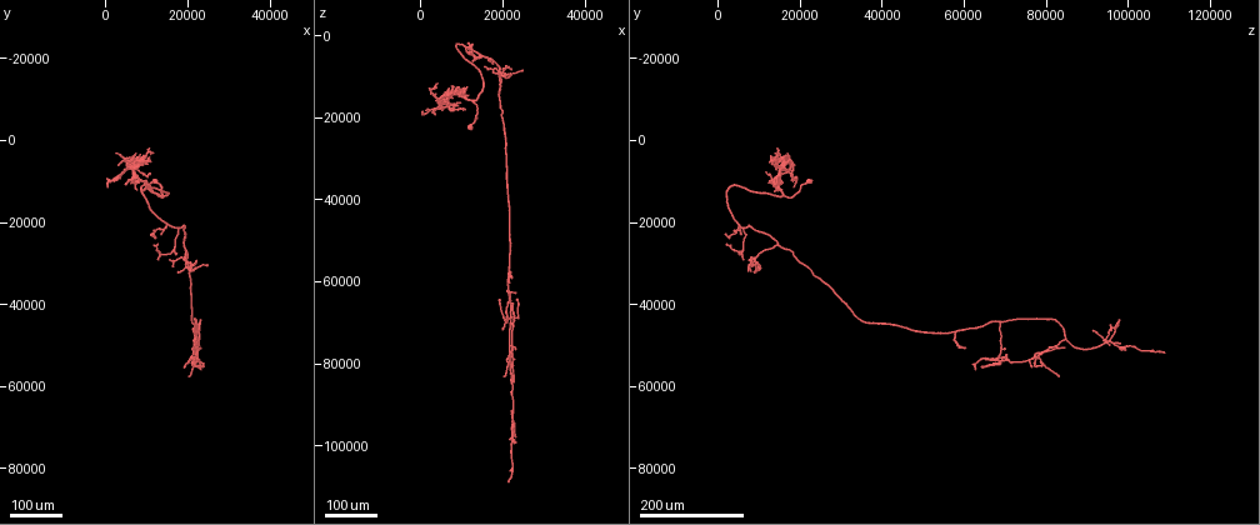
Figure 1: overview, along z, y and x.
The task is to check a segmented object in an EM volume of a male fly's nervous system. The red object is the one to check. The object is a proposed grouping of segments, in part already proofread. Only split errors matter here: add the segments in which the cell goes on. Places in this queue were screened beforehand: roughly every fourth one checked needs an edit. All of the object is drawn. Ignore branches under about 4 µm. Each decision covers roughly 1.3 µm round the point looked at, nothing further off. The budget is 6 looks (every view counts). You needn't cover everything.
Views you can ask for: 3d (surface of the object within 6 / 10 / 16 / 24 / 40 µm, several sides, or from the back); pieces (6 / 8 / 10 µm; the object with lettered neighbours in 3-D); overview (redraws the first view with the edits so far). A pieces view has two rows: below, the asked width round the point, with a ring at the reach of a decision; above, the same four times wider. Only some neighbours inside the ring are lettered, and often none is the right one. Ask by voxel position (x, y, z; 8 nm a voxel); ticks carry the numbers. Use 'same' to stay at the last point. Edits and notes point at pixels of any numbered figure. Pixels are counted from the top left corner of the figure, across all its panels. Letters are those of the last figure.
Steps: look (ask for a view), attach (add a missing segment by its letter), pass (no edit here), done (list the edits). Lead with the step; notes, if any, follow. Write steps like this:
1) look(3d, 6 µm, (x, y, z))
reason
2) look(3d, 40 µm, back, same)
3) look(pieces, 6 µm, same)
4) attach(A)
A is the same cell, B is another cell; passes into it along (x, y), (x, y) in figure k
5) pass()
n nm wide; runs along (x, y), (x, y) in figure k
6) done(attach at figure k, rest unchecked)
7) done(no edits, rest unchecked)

look(3d, 24 µm, (17000, 22500, 7000))
branch stops here

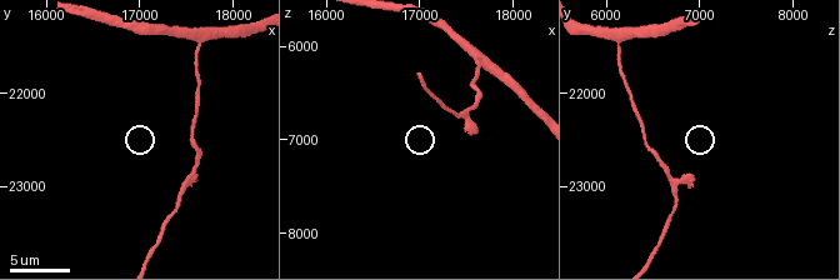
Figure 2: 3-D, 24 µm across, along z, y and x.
look(pieces, 10 µm, (17600, 22900, 6950))

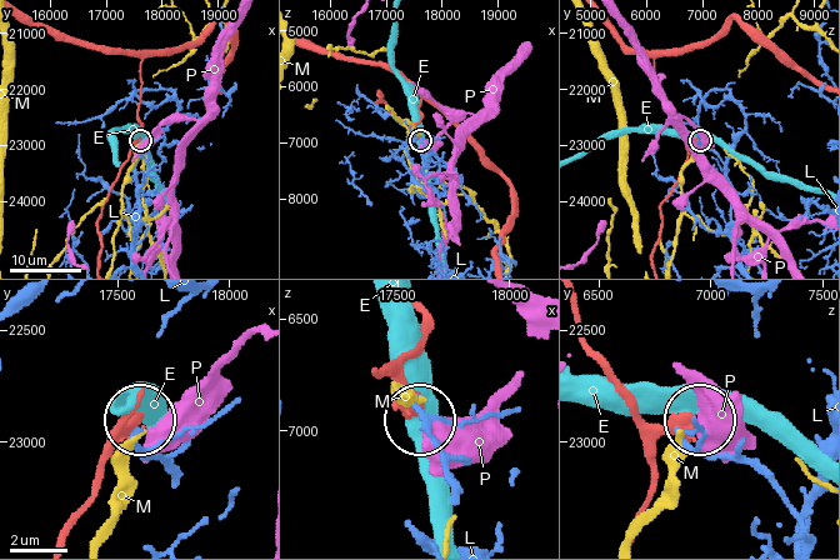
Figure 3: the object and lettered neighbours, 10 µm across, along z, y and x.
pass()
460 nm wide; E, L, M and P are other cells; runs along (128, 49), (141, 60), (140, 134), (135, 141), (139, 140) in figure 3; no lettered segment goes on from it

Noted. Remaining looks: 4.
look(3d, 24 µm, (3500, 8500, 19000))
end of a long branch

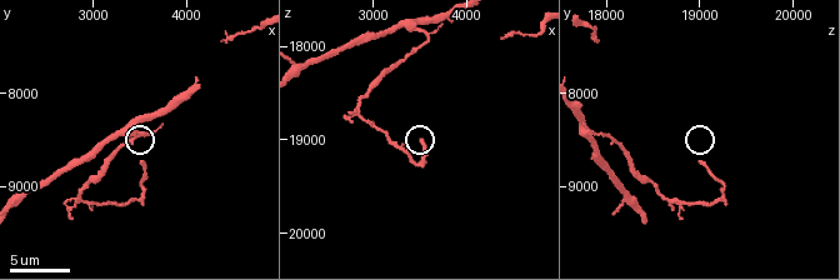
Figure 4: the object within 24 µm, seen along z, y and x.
look(pieces, 6 µm, (3550, 8750, 19000))
see the neighbours

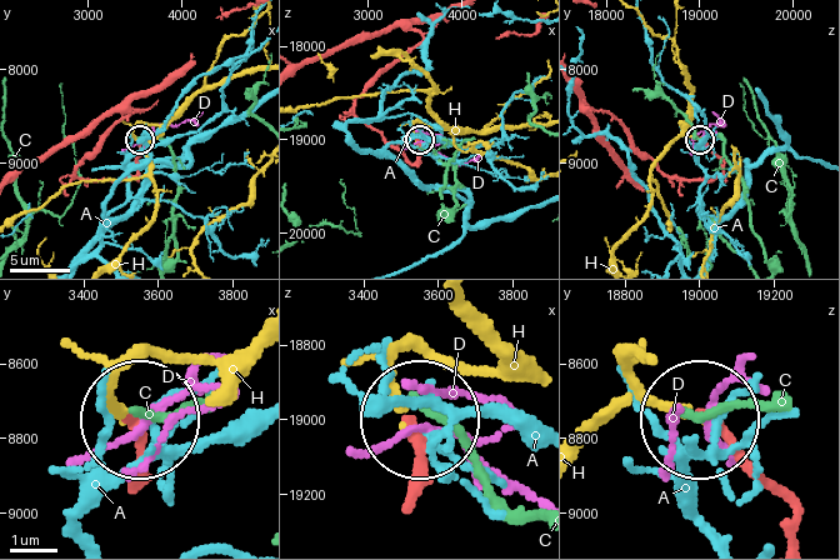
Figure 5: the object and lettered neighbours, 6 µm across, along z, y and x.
pass()
A, C, D and H are other cells; runs along (800, 538), (789, 503), (709, 423) in figure 5; no lettered segment goes on from it

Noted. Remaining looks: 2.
look(3d, 24 µm, (7000, 9500, 13000))
free end

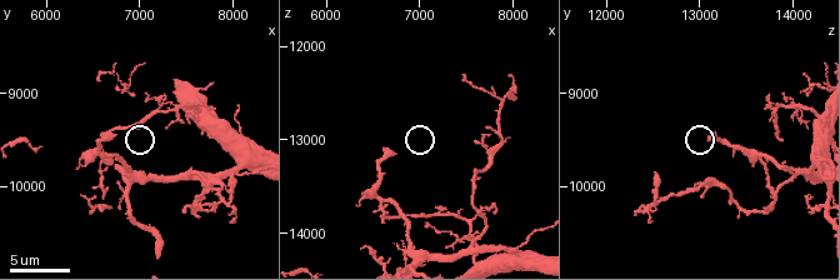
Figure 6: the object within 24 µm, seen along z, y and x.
look(pieces, 8 µm, (6750, 9450, 13150))

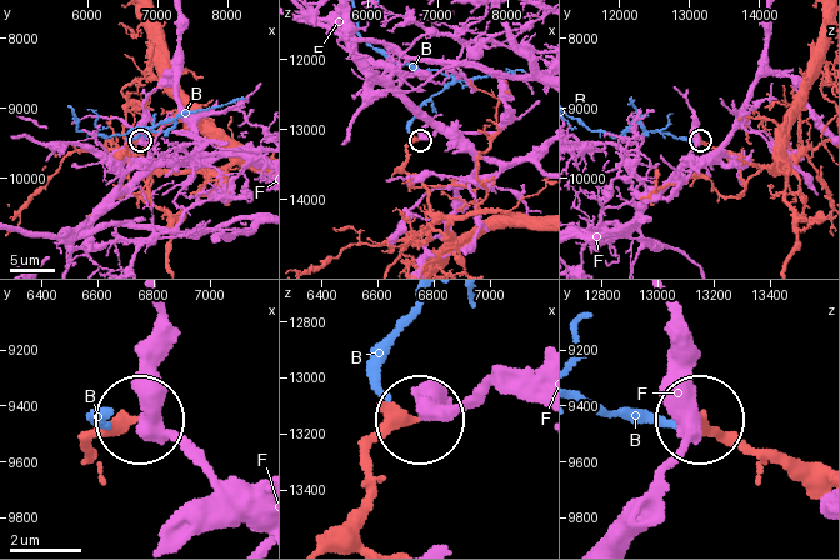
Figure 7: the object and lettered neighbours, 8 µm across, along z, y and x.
attach(B)
B is the same cell, F is another cell; passes into it along (363, 499), (386, 401), (378, 350), (414, 305) in figure 7; it goes on there

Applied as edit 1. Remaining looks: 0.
done(attach at figure 7, rest unchecked)

